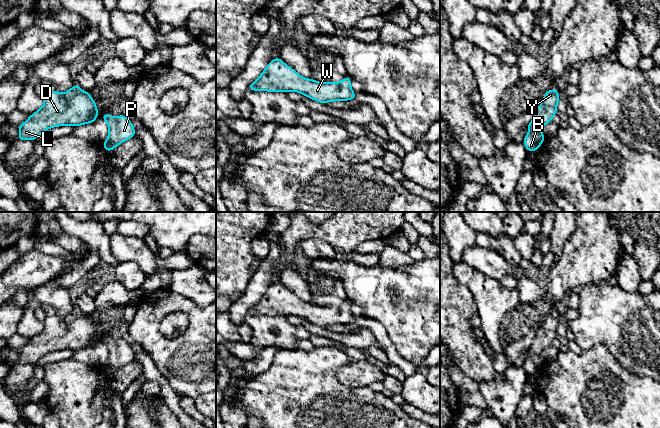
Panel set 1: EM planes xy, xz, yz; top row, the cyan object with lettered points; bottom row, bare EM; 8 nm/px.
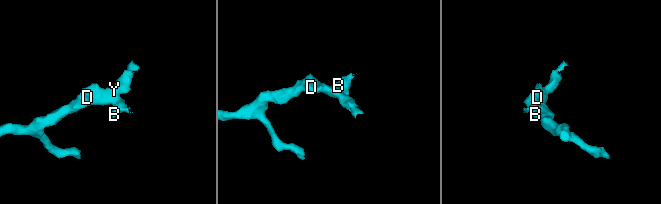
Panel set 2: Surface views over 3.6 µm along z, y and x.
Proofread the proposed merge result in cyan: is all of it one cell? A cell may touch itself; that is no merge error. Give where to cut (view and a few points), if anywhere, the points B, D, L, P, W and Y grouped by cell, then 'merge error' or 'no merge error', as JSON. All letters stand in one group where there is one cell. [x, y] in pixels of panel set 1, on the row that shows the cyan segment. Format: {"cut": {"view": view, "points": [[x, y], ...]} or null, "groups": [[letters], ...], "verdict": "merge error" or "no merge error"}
{"cut": null, "groups": [["B", "D", "L", "P", "W", "Y"]], "verdict": "no merge error"}

